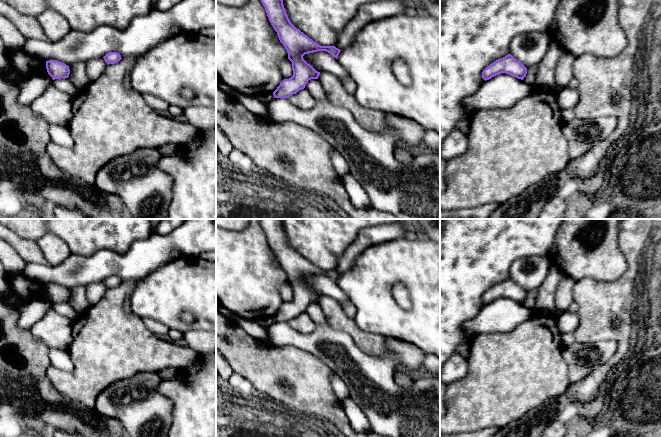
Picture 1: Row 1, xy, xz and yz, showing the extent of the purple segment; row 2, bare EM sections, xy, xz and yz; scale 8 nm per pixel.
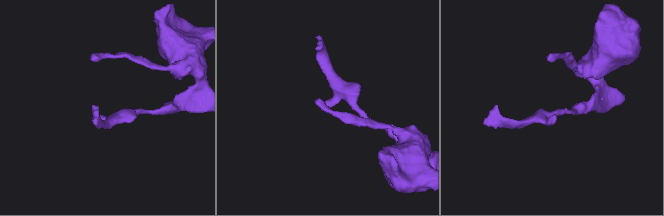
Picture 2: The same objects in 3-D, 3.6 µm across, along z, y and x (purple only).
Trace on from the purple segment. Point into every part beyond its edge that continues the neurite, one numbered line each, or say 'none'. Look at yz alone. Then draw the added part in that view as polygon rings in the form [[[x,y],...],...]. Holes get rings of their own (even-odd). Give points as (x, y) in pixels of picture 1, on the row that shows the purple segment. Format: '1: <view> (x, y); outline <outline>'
none

